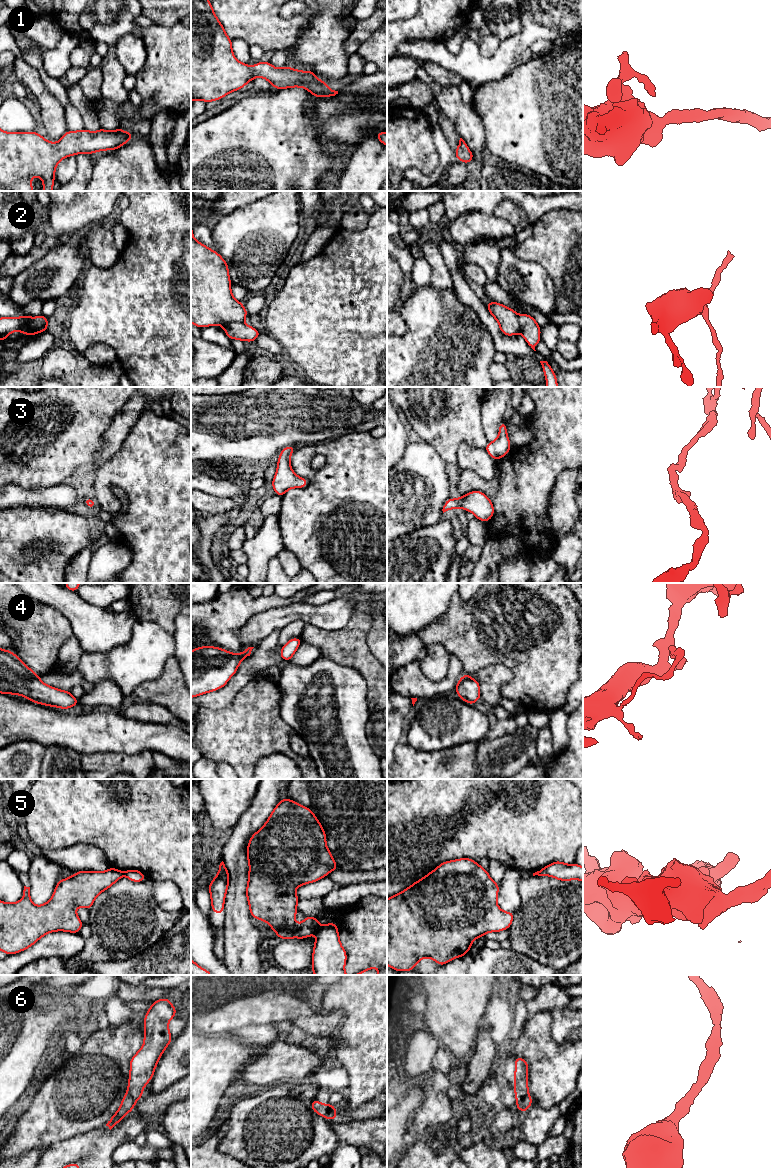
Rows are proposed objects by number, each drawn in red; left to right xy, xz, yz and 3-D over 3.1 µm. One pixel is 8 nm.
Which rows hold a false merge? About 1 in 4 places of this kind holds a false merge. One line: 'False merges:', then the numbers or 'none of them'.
False merges: 5

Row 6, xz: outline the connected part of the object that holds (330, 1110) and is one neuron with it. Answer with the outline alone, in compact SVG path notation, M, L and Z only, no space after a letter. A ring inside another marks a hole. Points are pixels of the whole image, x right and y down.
M314 1099L311 1101L311 1108L316 1114L321 1115L328 1120L333 1120L337 1118L335 1105L322 1104L318 1100Z

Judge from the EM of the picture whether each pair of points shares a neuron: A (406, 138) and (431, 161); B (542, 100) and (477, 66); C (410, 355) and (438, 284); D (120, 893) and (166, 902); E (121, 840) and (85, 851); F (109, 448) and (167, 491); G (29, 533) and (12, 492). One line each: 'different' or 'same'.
A: same
B: different
C: different
D: different
E: different
F: different
G: different

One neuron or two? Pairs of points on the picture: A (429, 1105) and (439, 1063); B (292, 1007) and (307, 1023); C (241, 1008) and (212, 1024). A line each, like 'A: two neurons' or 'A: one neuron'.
A: two neurons
B: two neurons
C: one neuron

